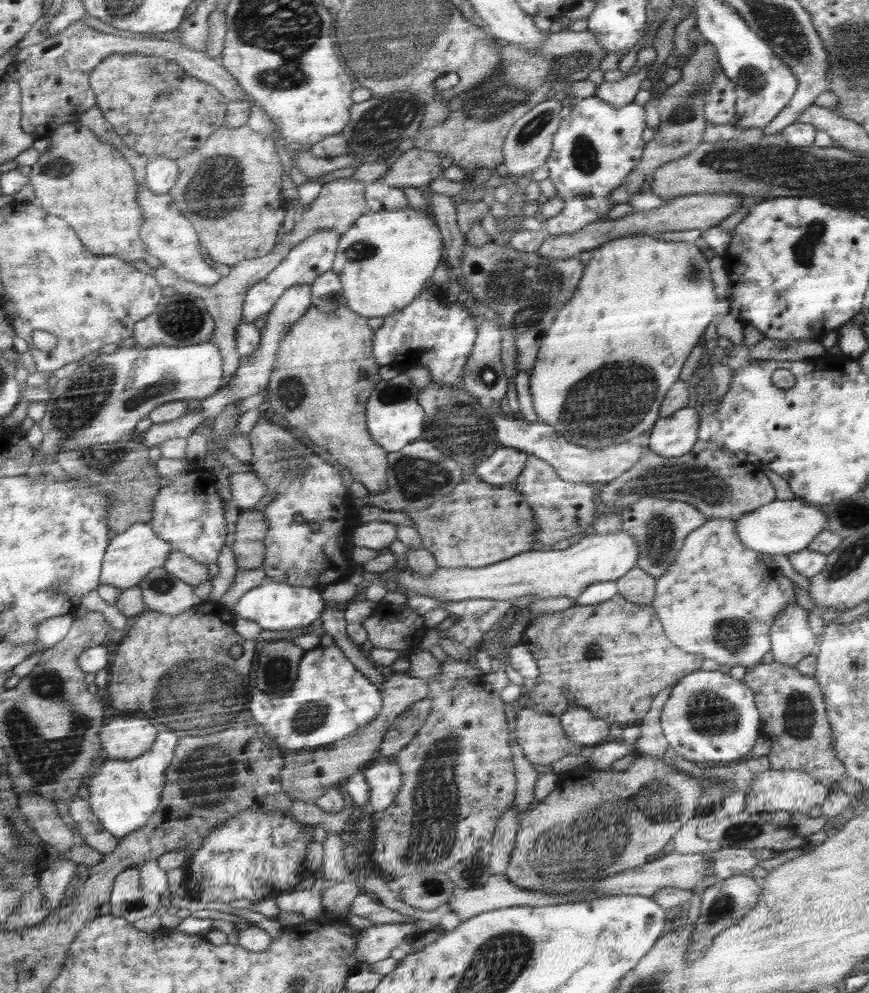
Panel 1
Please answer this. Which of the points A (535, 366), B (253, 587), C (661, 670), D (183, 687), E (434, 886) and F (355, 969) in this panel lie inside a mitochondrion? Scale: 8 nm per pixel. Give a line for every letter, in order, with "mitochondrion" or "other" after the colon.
A: other
B: other
C: other
D: mitochondrion
E: mitochondrion
F: other

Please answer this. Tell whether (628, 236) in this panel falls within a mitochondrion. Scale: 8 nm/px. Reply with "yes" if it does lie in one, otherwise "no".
no

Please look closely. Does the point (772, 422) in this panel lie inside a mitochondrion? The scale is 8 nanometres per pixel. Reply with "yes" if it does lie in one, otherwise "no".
no

